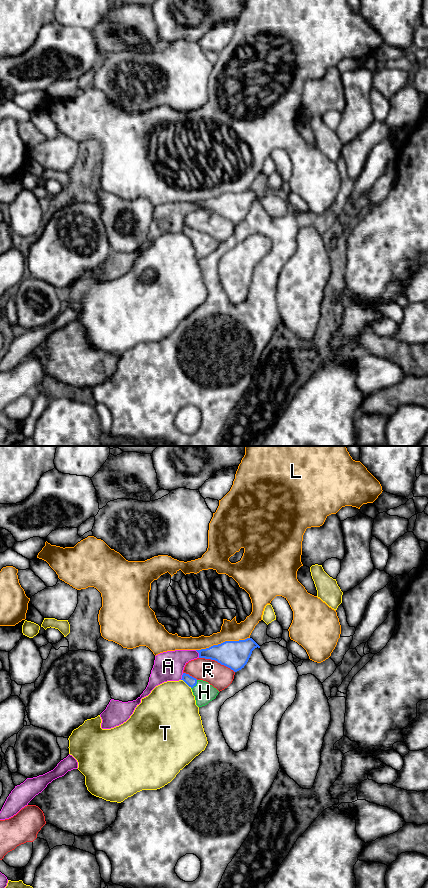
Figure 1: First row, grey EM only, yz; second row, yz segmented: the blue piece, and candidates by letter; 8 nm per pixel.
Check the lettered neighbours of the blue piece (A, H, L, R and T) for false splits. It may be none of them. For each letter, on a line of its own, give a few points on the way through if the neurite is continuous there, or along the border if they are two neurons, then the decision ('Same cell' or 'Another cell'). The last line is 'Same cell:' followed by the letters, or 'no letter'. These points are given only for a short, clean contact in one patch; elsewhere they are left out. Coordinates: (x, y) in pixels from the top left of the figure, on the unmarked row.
A: Another cell
H: Same cell
L: Another cell
R: Another cell
T: Another cell
Same cell: H

